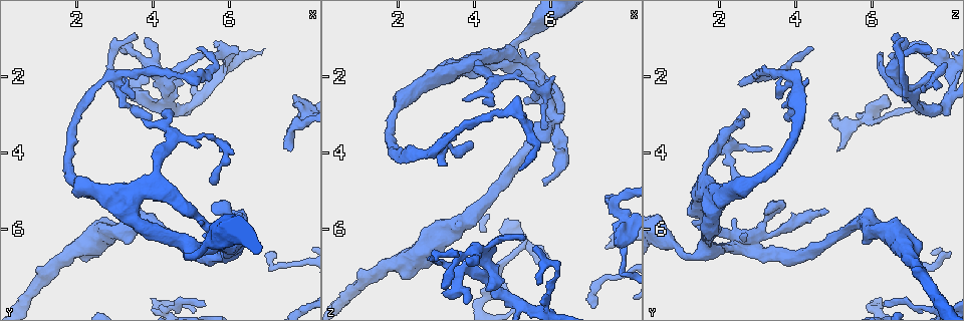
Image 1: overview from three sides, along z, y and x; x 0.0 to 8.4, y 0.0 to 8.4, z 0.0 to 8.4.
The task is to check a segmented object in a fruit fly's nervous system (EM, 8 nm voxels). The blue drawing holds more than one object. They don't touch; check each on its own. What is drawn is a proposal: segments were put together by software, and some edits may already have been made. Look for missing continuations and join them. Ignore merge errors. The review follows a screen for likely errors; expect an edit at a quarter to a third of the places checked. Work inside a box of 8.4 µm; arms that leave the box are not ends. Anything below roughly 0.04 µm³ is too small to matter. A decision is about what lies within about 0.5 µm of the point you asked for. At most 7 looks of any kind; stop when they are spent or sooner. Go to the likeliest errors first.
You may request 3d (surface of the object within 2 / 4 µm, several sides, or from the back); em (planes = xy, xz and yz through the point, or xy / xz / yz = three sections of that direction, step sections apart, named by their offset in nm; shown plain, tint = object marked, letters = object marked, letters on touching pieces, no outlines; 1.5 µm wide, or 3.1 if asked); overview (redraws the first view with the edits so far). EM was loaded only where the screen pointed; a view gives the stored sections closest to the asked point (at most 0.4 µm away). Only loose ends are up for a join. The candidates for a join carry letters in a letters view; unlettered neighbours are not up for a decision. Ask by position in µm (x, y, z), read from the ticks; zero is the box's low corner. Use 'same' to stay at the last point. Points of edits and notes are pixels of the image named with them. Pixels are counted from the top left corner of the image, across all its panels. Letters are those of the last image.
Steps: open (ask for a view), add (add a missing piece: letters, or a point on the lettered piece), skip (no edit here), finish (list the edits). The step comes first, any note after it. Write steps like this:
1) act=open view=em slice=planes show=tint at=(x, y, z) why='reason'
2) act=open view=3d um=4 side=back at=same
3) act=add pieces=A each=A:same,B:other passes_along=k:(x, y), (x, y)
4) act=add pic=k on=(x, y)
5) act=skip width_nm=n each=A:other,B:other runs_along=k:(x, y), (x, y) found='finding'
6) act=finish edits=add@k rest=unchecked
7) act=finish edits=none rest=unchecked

act=open view=3d um=2 side=back at=(7.60, 3.95, 5.10) why='free end'

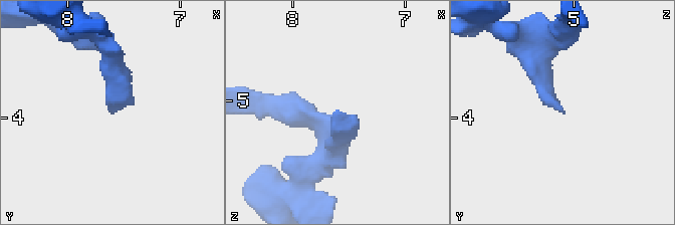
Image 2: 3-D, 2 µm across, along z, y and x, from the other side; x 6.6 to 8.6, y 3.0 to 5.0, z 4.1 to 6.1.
act=open view=em slice=planes show=letters at=(7.62, 3.96, 5.06) why='shape alone is not enough'

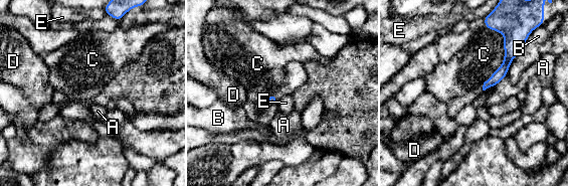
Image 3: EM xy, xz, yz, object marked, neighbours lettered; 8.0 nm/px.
act=skip each=A:other,B:other,C:other,D:other,E:other border=3:(485, 25), (504, 60), (483, 82) found='no lettered piece goes on from it'

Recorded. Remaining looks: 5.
act=open view=em slice=planes show=letters at=(5.75, 1.15, 7.45)

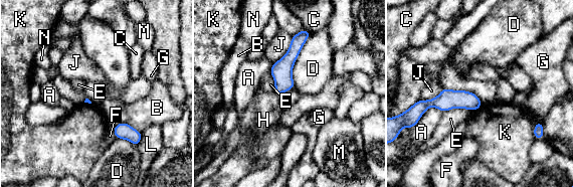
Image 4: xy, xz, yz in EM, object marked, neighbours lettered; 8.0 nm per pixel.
act=skip each=A:other,B:other,C:other,D:other,E:other,F:other,G:other,H:other,J:other,K:other,L:other,M:other,N:other border=4:(312, 33), (293, 66), (294, 87) found='no lettered piece goes on from it'

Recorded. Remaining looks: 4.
act=open view=em slice=planes show=letters at=(3.55, 2.55, 3.60) why='tapers out'

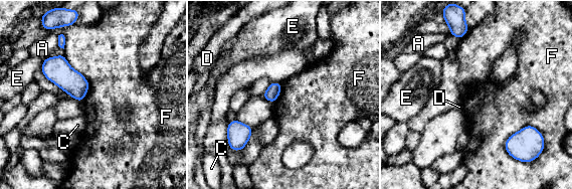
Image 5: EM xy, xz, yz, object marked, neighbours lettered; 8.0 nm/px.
act=skip each=A:other,C:other,D:other,E:other,F:other border=5:(63, 54), (88, 83), (81, 102) found='none of them fits'

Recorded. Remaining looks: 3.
act=finish edits=none rest=unchecked

